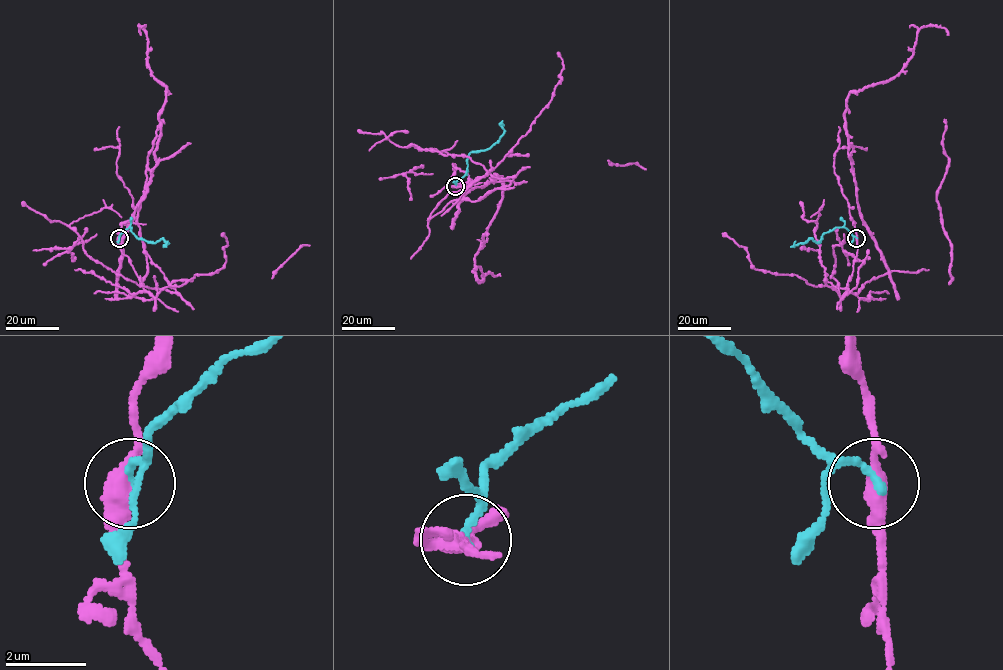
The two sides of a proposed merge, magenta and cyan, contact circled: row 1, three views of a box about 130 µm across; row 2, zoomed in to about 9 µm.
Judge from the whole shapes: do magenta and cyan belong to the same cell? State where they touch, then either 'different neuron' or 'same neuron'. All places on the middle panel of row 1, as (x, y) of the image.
place (455, 186); different neuron

